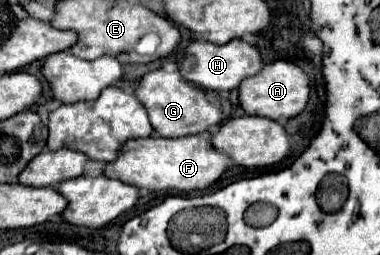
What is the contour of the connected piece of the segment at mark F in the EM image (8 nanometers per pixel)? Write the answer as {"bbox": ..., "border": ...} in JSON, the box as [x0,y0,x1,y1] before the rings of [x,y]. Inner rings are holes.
{"bbox":[104,135,232,191],"border":[[[152,135],[146,139],[132,139],[126,143],[118,159],[110,163],[104,173],[106,177],[114,177],[118,181],[138,185],[140,189],[150,191],[196,191],[206,189],[208,185],[216,183],[224,171],[230,167],[232,159],[228,155],[222,155],[220,151],[214,151],[210,141],[200,135],[192,137],[178,137],[168,139],[160,135]]]}

